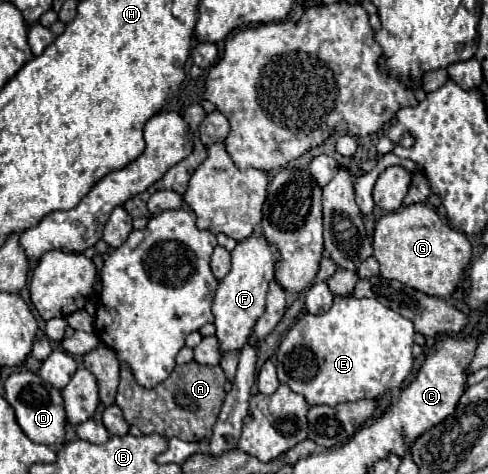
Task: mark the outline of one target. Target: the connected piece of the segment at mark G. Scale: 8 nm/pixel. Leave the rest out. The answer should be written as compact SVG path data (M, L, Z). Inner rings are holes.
M409 205L383 215L373 233L373 247L381 263L381 277L397 279L431 297L449 297L457 291L461 275L471 261L471 243L463 231L443 223L429 205Z

